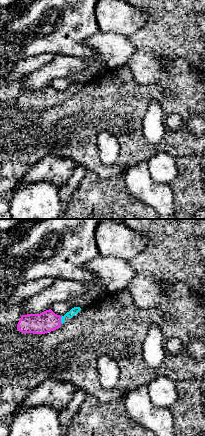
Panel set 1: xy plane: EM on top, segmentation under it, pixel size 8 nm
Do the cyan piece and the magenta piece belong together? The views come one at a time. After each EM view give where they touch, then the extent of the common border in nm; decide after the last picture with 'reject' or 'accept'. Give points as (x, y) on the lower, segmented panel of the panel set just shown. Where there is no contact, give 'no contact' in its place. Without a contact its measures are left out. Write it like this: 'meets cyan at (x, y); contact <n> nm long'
meets cyan at (61, 320); contact 60 nm long

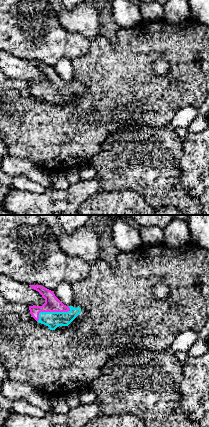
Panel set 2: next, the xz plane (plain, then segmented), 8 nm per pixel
meets cyan at (50, 312); contact 300 nm long

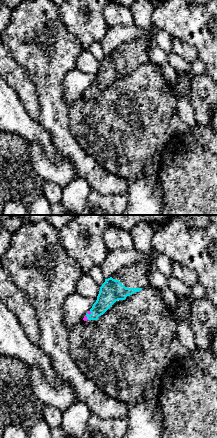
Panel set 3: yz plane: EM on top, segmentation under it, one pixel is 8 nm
meets cyan at (88, 314); contact 40 nm long

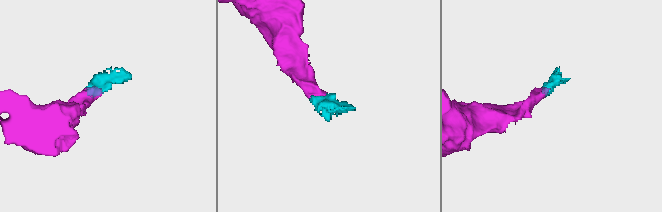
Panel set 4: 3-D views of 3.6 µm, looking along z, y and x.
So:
accept

